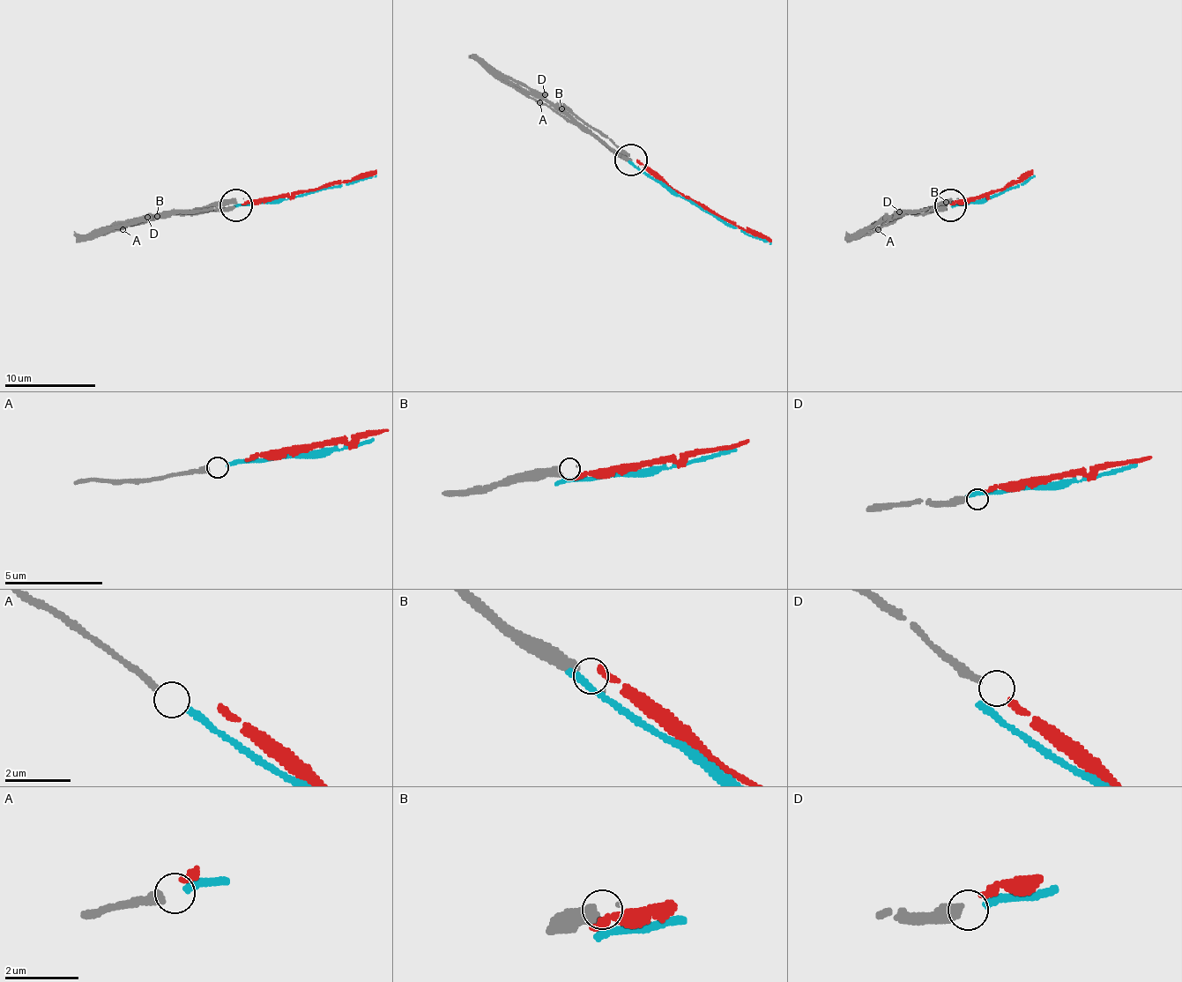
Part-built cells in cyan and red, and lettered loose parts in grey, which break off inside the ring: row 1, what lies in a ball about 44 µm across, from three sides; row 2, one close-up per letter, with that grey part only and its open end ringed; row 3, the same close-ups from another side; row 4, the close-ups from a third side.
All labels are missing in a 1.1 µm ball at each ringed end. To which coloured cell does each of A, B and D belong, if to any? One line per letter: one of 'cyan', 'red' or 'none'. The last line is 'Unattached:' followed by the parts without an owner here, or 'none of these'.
A: cyan
B: none
D: red
Unattached: B

